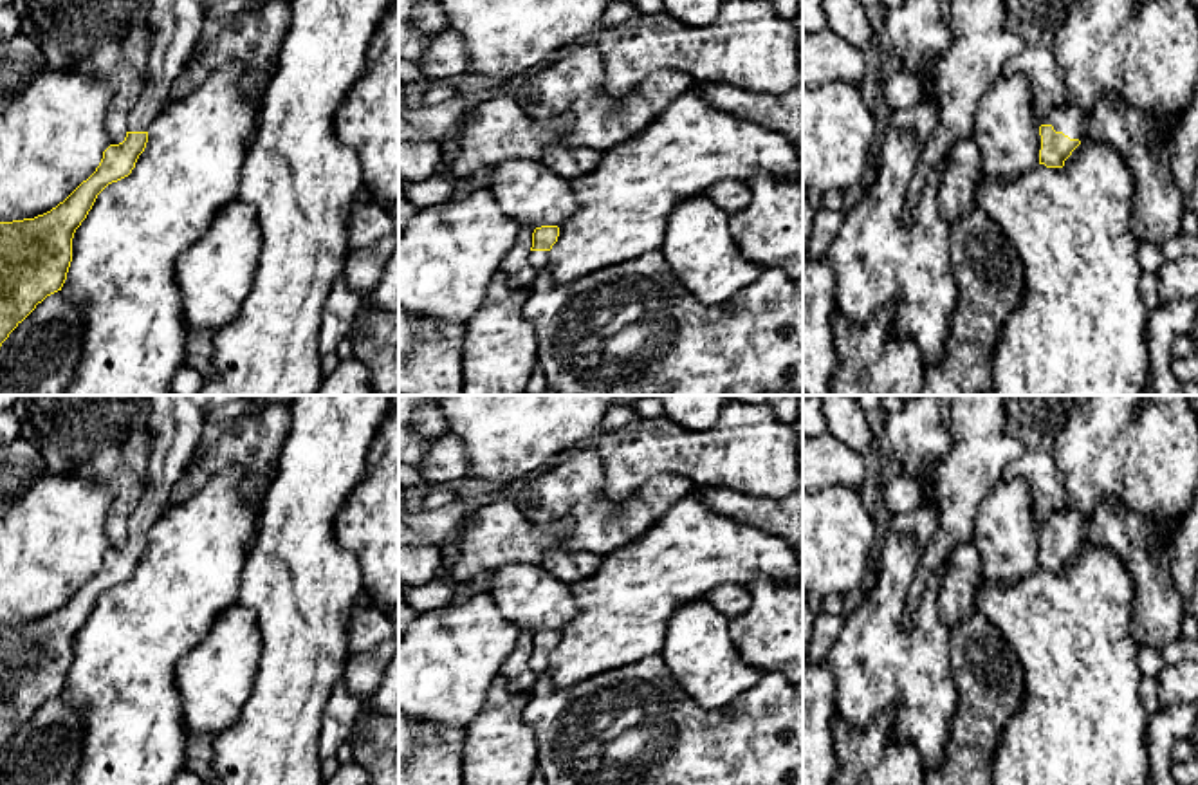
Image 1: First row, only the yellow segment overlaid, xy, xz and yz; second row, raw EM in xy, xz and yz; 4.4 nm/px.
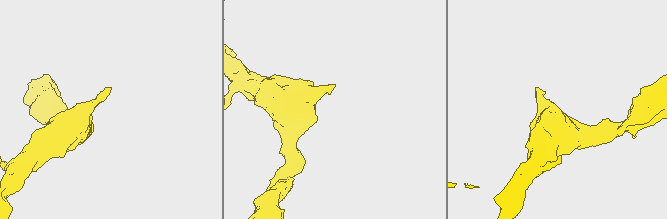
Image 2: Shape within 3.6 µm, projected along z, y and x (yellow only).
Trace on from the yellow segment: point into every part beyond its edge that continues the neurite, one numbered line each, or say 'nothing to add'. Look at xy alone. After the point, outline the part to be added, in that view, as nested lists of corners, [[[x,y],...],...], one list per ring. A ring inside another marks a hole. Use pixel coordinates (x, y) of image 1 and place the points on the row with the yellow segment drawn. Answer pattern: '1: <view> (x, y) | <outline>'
1: xy (175, 24) | [[[152,0],[148,79],[128,114],[126,132],[146,132],[168,105],[173,81],[188,63],[206,18],[197,0]]]

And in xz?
1: xz (538, 258) | [[[530,251],[529,263],[536,271],[543,269],[547,262],[548,262],[548,251]]]

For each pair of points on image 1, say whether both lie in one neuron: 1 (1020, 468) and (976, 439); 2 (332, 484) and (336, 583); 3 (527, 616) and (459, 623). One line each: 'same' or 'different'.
1: different
2: same
3: different

